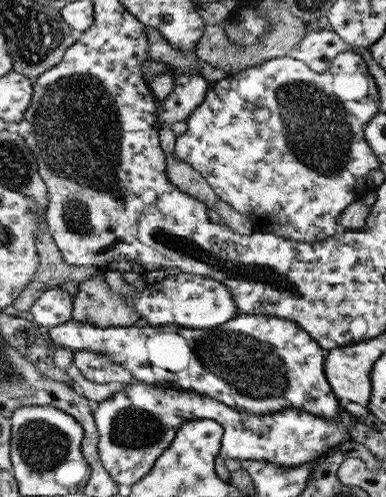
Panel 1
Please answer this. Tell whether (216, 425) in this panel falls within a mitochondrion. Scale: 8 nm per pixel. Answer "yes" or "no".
no

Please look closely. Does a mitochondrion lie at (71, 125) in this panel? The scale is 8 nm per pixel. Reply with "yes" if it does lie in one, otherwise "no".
yes

